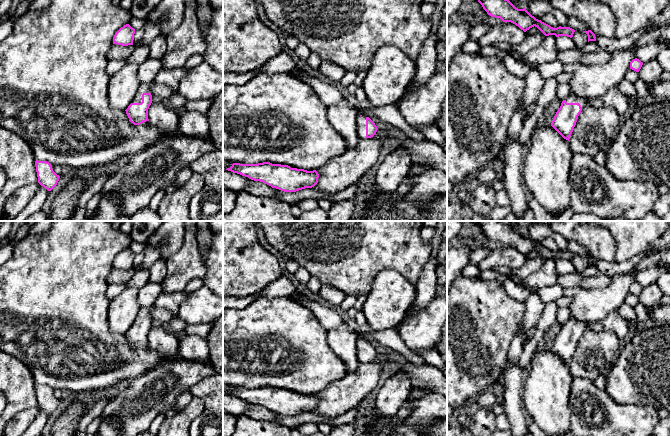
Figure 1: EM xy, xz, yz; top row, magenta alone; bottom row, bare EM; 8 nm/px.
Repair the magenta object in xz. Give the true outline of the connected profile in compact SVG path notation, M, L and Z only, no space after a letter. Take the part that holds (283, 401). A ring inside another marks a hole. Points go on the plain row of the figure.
M270 386L258 388L233 387L226 394L254 405L263 406L284 416L296 416L305 412L312 412L318 407L319 402L316 394L307 395Z

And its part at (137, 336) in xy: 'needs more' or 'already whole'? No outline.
needs more

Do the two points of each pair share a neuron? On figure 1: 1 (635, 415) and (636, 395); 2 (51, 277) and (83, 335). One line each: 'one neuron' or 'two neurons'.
1: two neurons
2: one neuron

